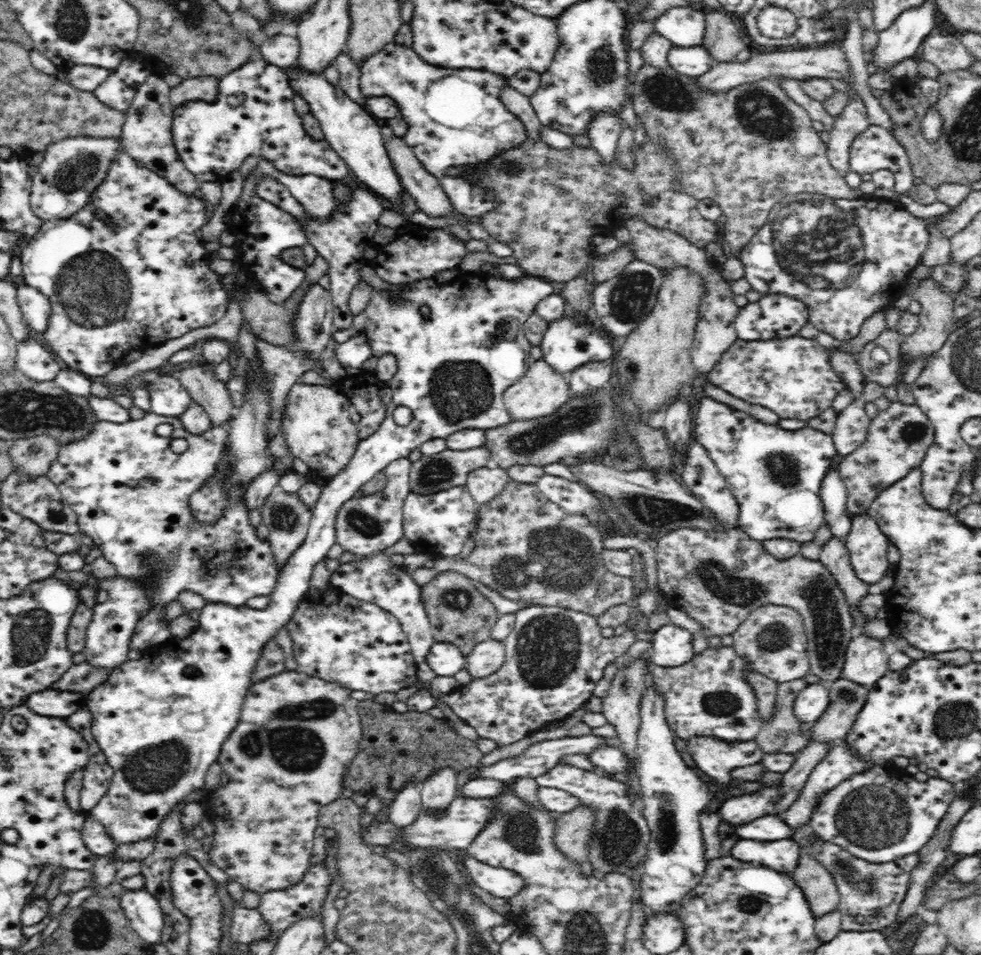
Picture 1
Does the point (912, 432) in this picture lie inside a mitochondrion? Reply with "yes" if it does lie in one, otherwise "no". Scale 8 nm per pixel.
yes

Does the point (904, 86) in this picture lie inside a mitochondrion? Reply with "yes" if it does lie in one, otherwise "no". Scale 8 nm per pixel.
no

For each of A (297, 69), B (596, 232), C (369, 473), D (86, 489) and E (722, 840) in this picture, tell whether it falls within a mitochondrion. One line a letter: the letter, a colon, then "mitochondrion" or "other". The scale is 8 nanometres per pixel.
A: other
B: other
C: other
D: other
E: other

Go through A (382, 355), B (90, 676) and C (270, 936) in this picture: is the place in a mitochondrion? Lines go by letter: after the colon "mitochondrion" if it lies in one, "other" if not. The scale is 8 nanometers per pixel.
A: other
B: mitochondrion
C: other

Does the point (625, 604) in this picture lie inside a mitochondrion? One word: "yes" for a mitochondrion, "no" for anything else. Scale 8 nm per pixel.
no

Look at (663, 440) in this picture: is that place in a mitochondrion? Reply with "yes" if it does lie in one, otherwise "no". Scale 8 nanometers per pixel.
no

